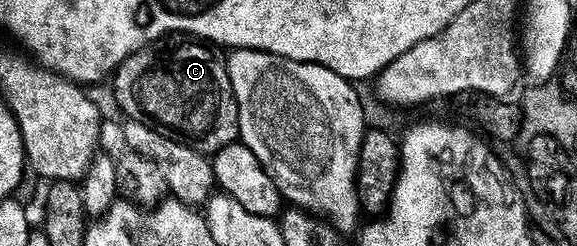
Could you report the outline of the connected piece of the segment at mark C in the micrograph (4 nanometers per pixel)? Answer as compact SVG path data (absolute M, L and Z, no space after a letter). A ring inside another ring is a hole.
M172 33L157 39L152 46L138 49L123 59L111 76L111 83L117 105L128 114L131 122L141 123L166 137L178 139L200 155L211 157L226 145L237 142L240 133L238 105L230 85L228 60L219 46L206 39L183 33Z

